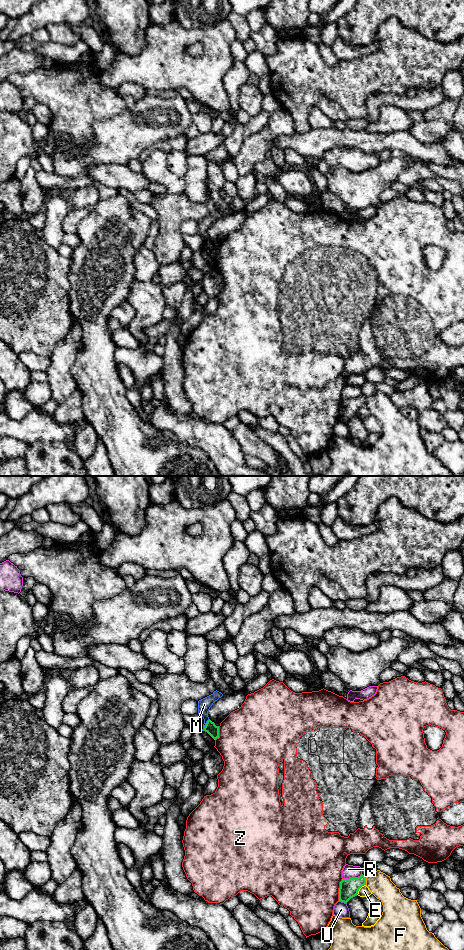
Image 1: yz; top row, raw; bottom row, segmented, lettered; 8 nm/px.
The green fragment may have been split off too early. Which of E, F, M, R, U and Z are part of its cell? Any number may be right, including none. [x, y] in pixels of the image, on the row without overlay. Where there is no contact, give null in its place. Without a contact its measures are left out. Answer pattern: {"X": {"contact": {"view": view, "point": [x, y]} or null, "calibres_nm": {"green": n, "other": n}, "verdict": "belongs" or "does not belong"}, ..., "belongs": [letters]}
{"E": {"contact": {"view": "yz", "point": [359, 408]}, "calibres_nm": {"green": 150, "other": 90}, "verdict": "does not belong"}, "F": {"contact": {"view": "yz", "point": [365, 401]}, "calibres_nm": {"green": 150, "other": 190}, "verdict": "does not belong"}, "M": {"contact": {"view": "yz", "point": [205, 245]}, "calibres_nm": {"green": 90, "other": 100}, "verdict": "does not belong"}, "R": {"contact": {"view": "yz", "point": [352, 398]}, "calibres_nm": {"green": 150, "other": 110}, "verdict": "does not belong"}, "U": {"contact": {"view": "yz", "point": [343, 421]}, "calibres_nm": {"green": 150, "other": 120}, "verdict": "does not belong"}, "Z": {"contact": {"view": "yz", "point": [339, 409]}, "calibres_nm": {"green": 150, "other": 500}, "verdict": "does not belong"}, "belongs": []}

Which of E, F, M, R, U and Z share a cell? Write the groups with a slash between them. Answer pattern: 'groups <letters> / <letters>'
groups E / F / M / R / U / Z

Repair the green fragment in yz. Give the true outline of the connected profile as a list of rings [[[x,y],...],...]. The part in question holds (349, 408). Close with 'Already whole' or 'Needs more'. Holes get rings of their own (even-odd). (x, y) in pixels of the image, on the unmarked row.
[[[363,394],[358,398],[342,399],[339,408],[339,421],[347,423],[351,418],[357,416],[359,409],[366,405],[366,396]]]. Already whole

